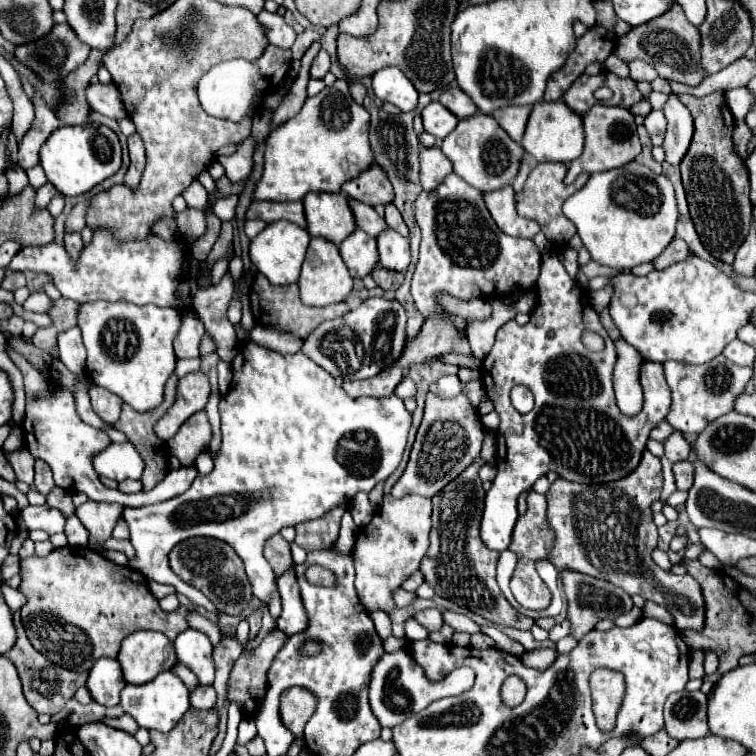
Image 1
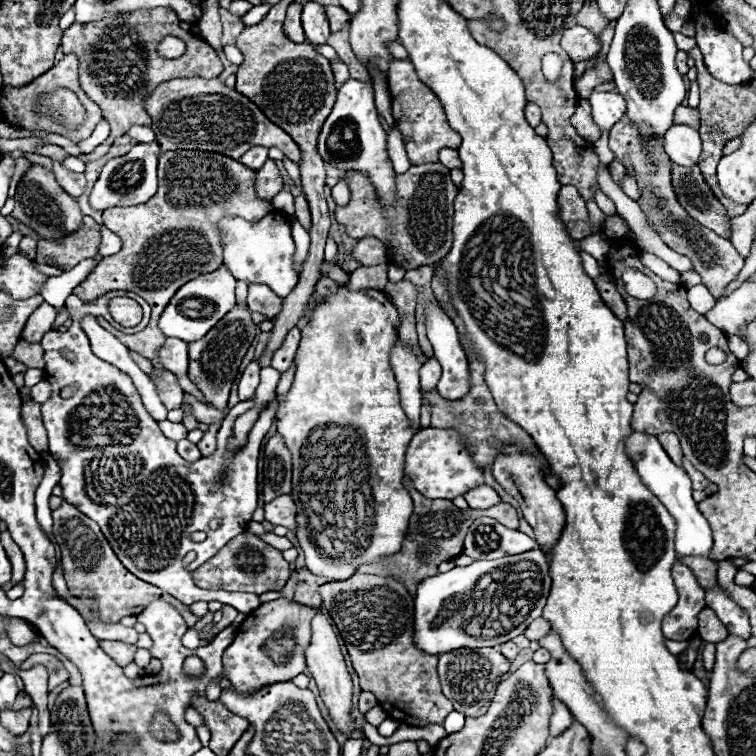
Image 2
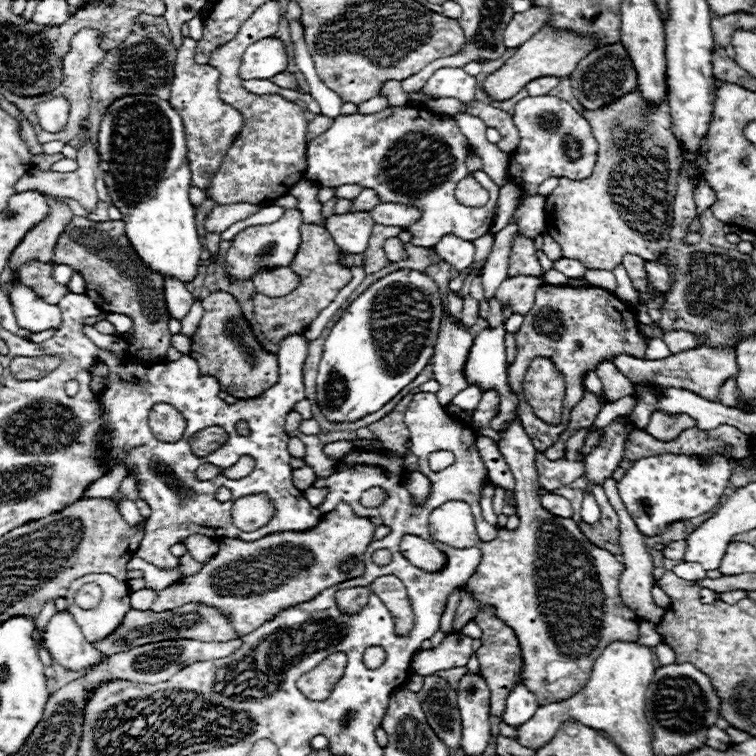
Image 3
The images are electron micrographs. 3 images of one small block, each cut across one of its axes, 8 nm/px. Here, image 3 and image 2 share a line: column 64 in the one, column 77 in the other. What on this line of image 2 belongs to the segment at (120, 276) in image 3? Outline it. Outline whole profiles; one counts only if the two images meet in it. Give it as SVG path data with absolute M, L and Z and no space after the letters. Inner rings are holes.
M90 216L82 218L78 232L64 236L62 240L38 240L38 264L50 264L60 270L70 270L86 258L94 258L100 246L100 224Z

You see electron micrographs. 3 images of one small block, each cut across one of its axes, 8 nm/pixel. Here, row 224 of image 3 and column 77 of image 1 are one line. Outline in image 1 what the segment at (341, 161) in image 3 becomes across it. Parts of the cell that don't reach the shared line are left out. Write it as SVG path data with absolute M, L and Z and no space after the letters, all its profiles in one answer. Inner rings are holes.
M8 348L8 356L12 358L12 362L20 368L22 376L24 376L24 384L26 384L26 394L28 394L28 402L26 402L26 418L24 418L24 438L26 438L26 448L30 450L30 454L34 458L42 458L44 462L48 462L48 466L54 472L54 480L56 486L66 488L70 492L84 492L90 500L96 502L118 502L122 506L148 506L148 504L156 504L156 502L164 502L170 500L178 494L182 494L184 490L190 488L192 478L198 474L196 466L182 466L178 470L172 470L166 474L166 478L162 482L158 482L158 486L154 486L154 490L148 492L136 492L136 494L124 494L120 490L110 490L106 488L98 474L94 472L90 464L90 454L94 450L100 450L100 446L106 446L106 440L110 440L102 430L88 426L76 412L76 402L74 396L60 386L54 386L50 382L48 372L38 372L34 370L20 354L14 354L12 348ZM36 392L50 392L46 398L42 400L32 400L32 394Z

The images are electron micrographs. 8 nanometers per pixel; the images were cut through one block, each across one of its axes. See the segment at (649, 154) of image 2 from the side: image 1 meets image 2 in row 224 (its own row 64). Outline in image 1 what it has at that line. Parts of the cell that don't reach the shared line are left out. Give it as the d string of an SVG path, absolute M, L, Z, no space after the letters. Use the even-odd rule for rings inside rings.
M674 6L670 14L664 14L654 22L632 28L626 36L620 36L614 54L620 56L624 62L644 60L652 64L662 78L682 82L688 86L698 86L706 78L706 72L700 64L700 32L694 24L686 22L684 10L680 6Z

